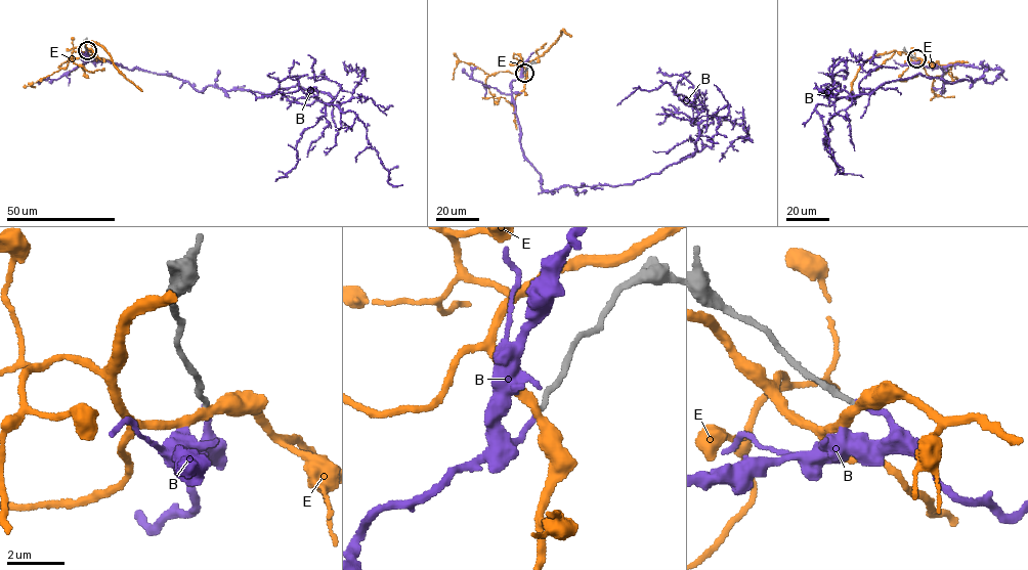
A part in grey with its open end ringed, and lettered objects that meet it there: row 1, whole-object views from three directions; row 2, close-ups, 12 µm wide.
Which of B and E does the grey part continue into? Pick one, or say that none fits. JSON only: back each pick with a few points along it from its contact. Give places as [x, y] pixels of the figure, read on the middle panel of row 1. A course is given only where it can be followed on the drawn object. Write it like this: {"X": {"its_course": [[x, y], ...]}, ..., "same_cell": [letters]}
{"B": {"its_course": [[524, 73], [512, 99], [545, 191], [661, 172], [693, 156], [700, 122], [729, 105], [707, 139], [718, 143]]}, "same_cell": ["B"]}

